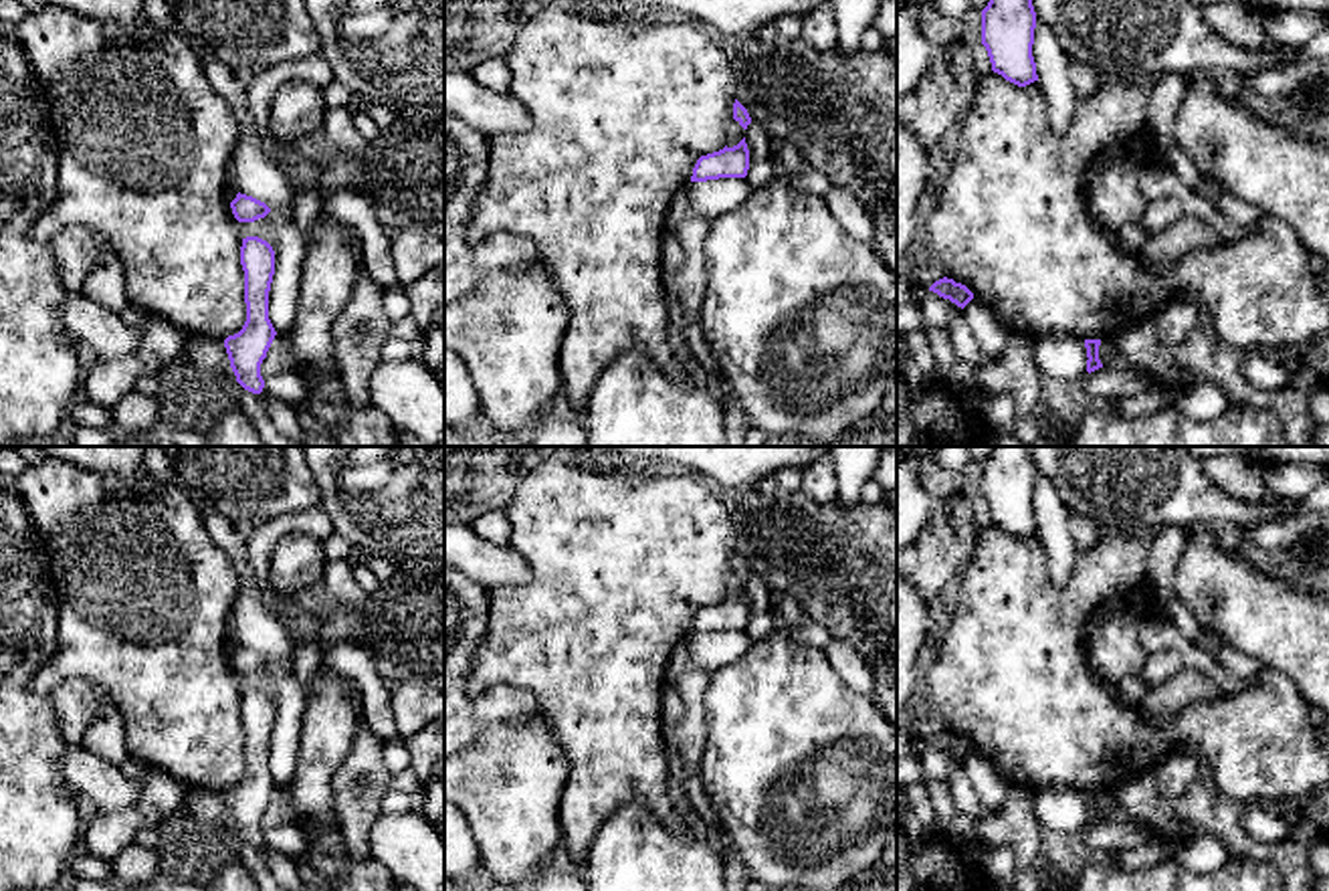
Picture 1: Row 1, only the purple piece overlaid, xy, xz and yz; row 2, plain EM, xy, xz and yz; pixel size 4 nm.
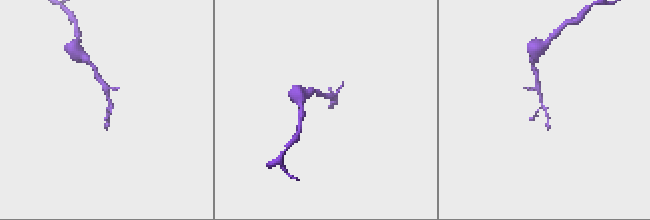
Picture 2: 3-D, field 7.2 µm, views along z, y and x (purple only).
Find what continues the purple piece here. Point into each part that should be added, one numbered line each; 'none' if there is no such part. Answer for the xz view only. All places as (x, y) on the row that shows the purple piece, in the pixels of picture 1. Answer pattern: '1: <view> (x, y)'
none

